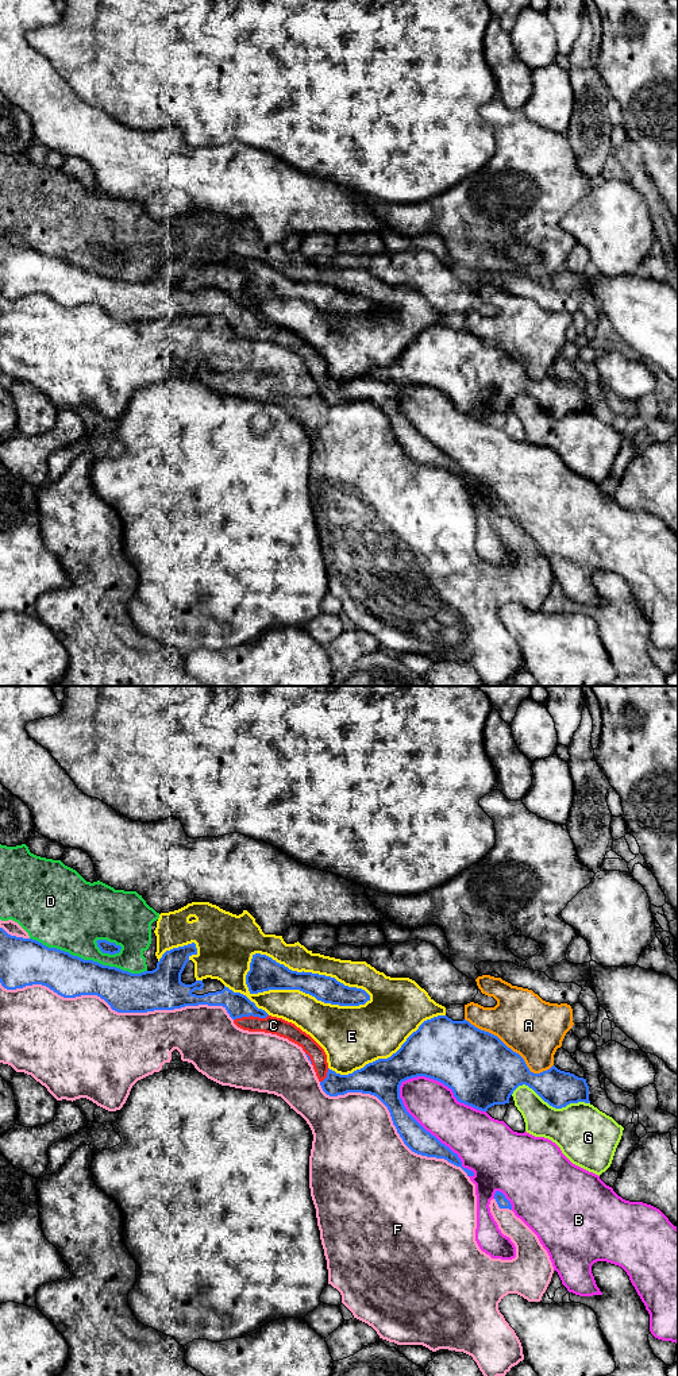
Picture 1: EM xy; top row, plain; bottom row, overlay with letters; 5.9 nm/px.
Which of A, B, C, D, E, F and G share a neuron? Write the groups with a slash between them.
A / B / C / D E / F / G

